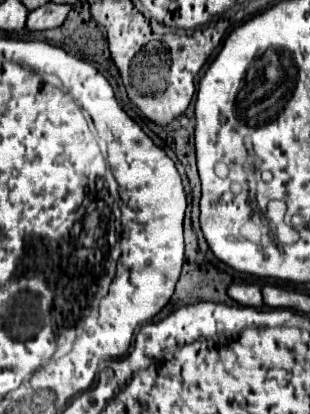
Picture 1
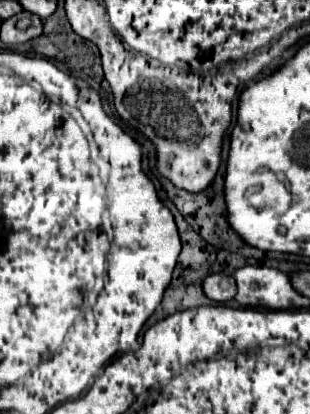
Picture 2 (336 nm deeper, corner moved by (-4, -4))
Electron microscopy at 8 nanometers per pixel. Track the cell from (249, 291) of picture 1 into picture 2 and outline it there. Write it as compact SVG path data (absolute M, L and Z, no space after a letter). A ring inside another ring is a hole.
M210 274L204 278L204 294L214 302L228 302L236 296L236 280L224 274Z

